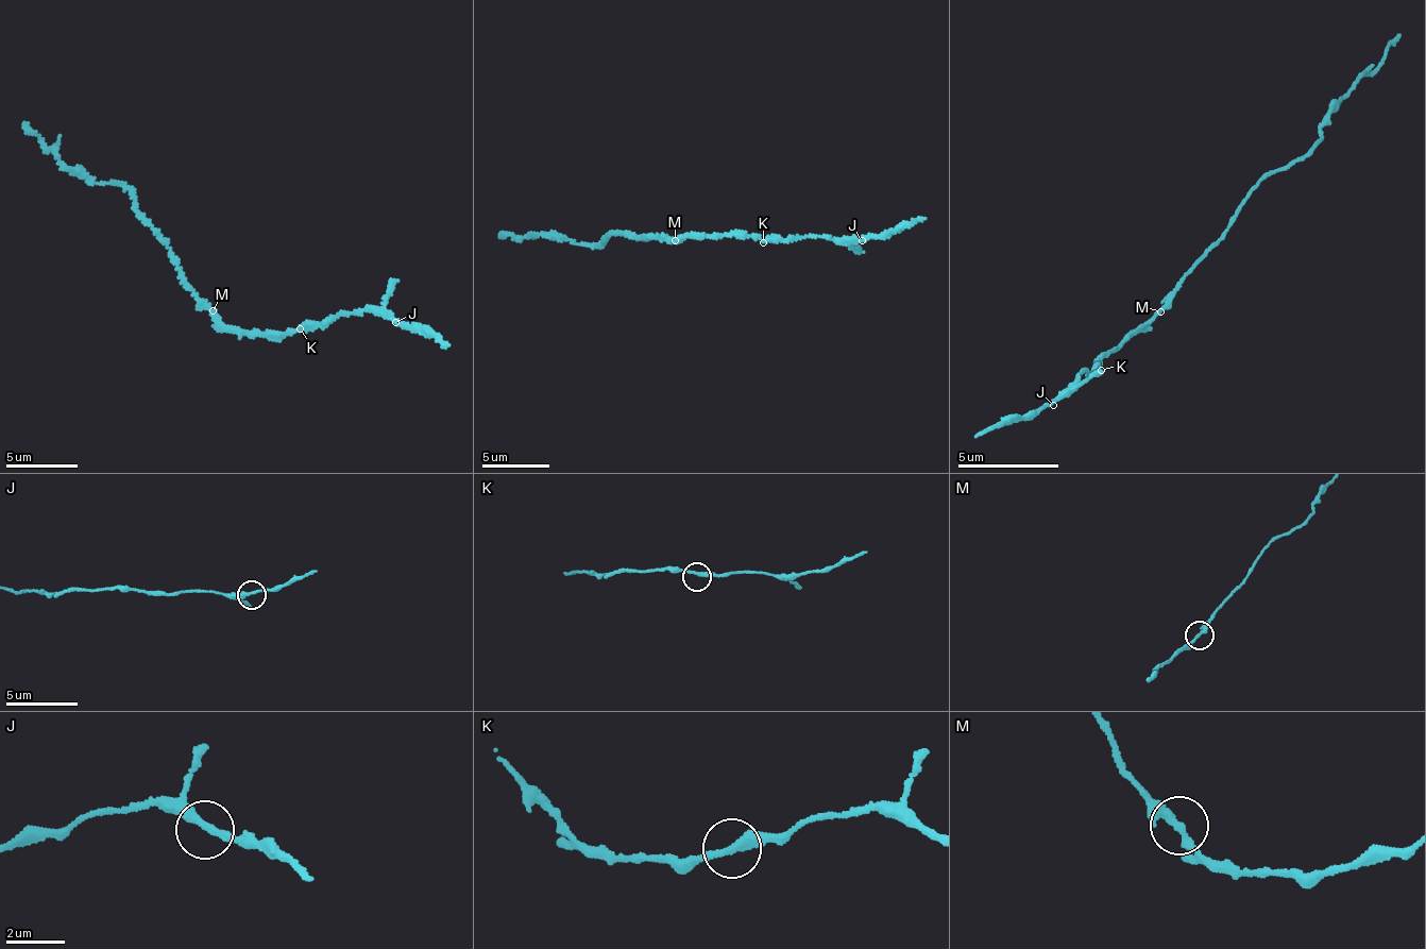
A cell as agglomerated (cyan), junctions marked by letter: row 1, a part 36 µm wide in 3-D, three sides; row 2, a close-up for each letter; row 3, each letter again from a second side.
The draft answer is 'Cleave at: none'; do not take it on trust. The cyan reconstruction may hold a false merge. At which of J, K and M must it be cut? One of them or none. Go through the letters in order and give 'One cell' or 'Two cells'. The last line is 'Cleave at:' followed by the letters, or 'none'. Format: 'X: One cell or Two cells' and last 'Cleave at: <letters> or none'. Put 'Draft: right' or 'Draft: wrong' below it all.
J: One cell
K: One cell
M: Two cells
Cleave at: M
Draft: wrong

